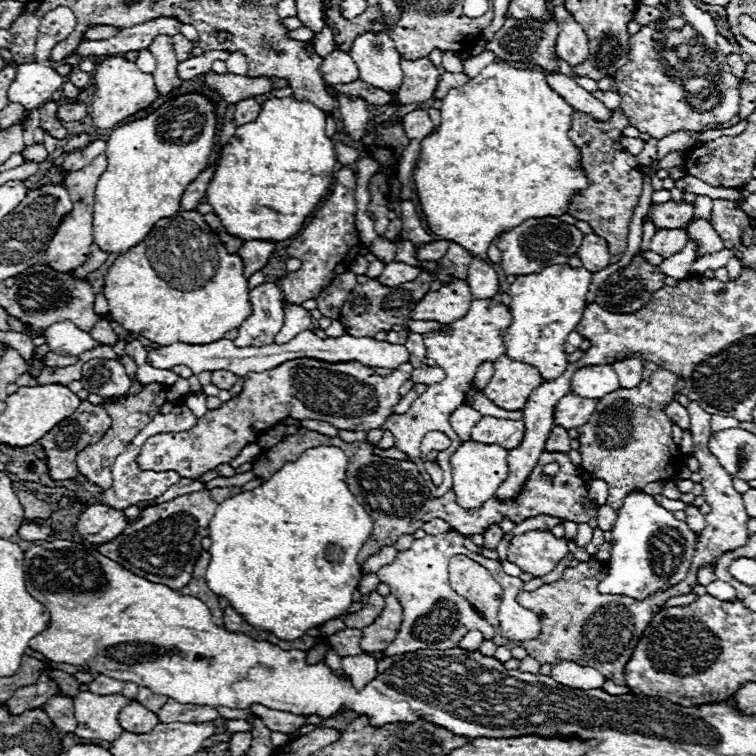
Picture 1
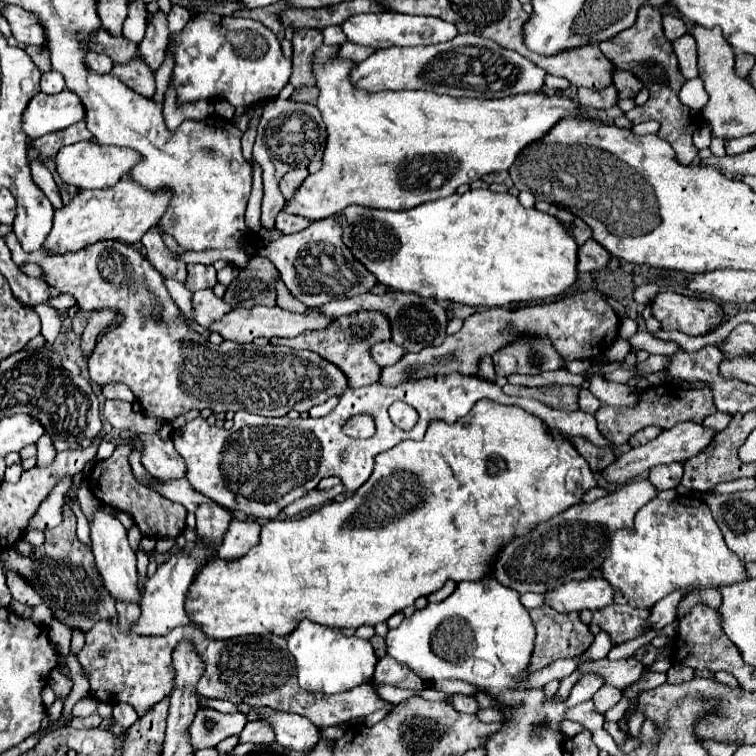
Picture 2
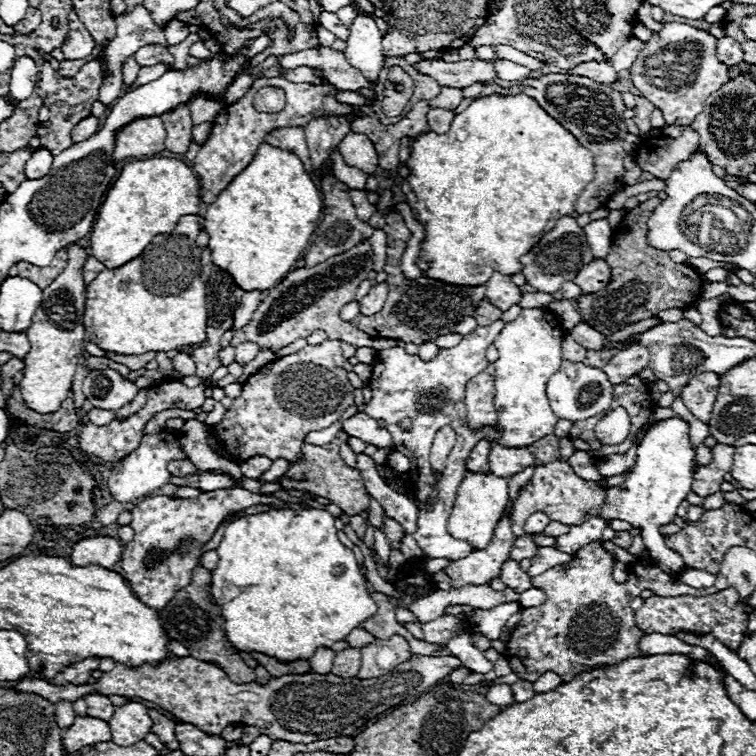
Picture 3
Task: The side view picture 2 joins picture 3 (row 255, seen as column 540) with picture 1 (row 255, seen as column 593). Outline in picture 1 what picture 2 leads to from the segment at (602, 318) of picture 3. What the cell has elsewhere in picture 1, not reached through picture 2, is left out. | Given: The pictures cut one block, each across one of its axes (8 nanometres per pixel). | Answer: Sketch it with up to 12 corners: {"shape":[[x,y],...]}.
{"shape":[[640,252],[616,270],[594,302],[608,312],[644,308],[666,274]]}

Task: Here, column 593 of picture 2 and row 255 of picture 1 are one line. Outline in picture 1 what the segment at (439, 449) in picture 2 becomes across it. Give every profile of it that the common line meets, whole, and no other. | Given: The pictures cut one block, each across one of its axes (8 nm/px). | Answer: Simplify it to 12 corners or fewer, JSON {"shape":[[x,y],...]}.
{"shape":[[488,64],[414,168],[428,228],[480,260],[588,180],[574,110]]}

